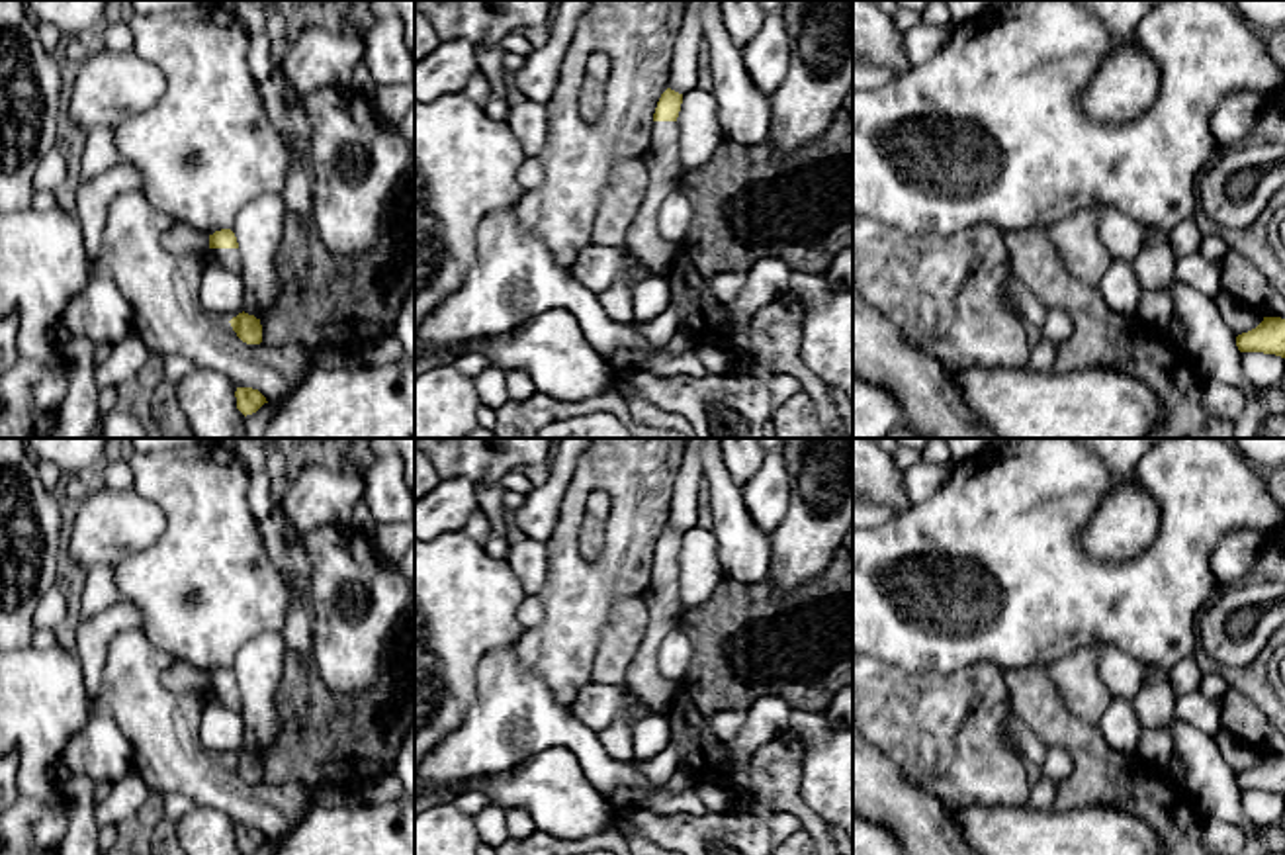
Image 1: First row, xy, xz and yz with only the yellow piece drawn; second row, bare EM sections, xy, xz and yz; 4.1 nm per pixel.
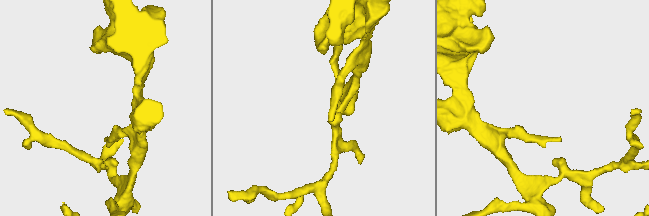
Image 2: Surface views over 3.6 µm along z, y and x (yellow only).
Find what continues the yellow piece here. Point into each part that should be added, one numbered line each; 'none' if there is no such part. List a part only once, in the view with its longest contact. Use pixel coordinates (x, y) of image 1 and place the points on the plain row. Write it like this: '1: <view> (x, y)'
1: xy (229, 697)

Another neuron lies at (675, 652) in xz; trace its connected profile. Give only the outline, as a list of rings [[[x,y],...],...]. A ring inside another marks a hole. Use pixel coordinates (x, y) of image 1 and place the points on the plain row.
[[[677,628],[669,632],[659,648],[657,667],[663,677],[681,683],[692,657],[692,642]]]

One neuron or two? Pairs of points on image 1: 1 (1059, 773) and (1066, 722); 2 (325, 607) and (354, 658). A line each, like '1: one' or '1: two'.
1: two
2: one

